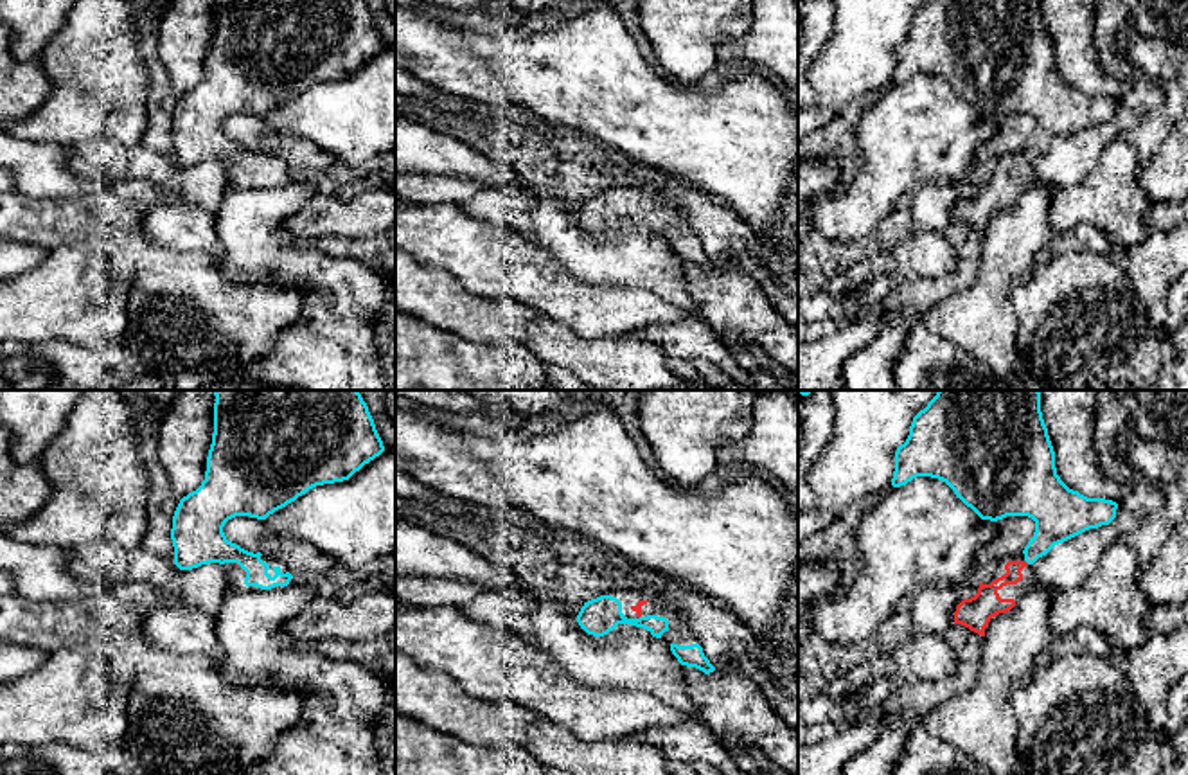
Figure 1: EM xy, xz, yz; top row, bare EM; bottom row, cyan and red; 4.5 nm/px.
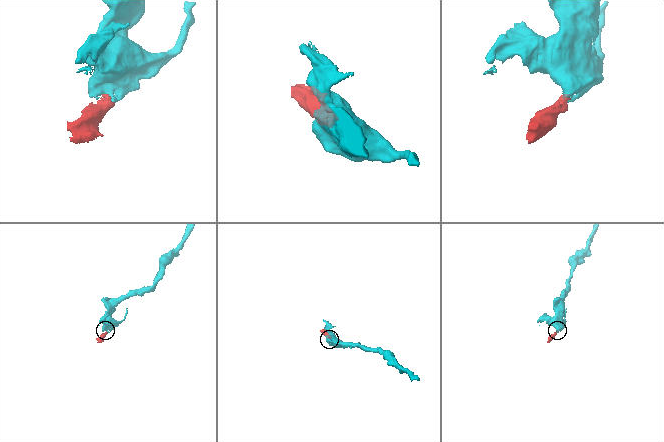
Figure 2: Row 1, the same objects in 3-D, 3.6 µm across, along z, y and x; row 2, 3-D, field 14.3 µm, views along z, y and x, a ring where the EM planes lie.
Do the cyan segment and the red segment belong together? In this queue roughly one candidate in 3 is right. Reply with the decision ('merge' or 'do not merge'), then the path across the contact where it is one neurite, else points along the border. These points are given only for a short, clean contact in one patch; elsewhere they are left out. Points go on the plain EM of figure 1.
merge | across yz (1059, 114), (1027, 159), (1003, 177), (987, 198)

